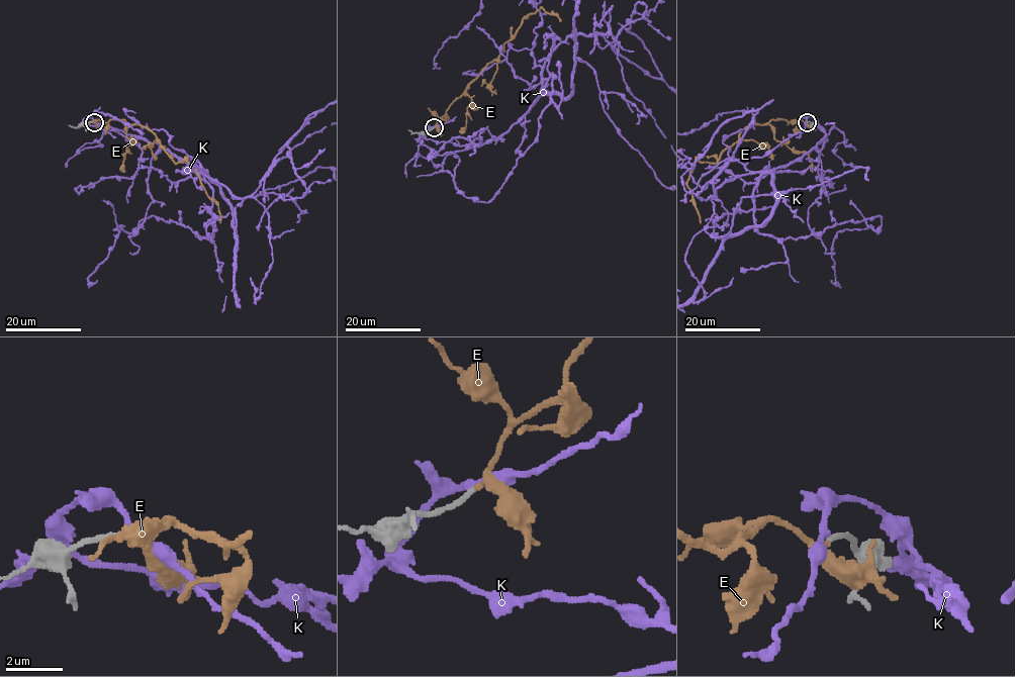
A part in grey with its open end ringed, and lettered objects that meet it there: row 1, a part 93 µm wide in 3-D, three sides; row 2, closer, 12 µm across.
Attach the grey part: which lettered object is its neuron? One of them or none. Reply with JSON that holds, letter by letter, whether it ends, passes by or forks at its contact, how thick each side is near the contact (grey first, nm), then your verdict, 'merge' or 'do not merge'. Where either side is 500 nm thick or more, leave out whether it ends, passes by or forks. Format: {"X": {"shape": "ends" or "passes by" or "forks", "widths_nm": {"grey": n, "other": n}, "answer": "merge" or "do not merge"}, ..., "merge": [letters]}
{"E": {"shape": "passes by", "widths_nm": {"grey": 170, "other": 240}, "answer": "merge"}, "K": {"shape": "passes by", "widths_nm": {"grey": 180, "other": 240}, "answer": "do not merge"}, "merge": ["E"]}

